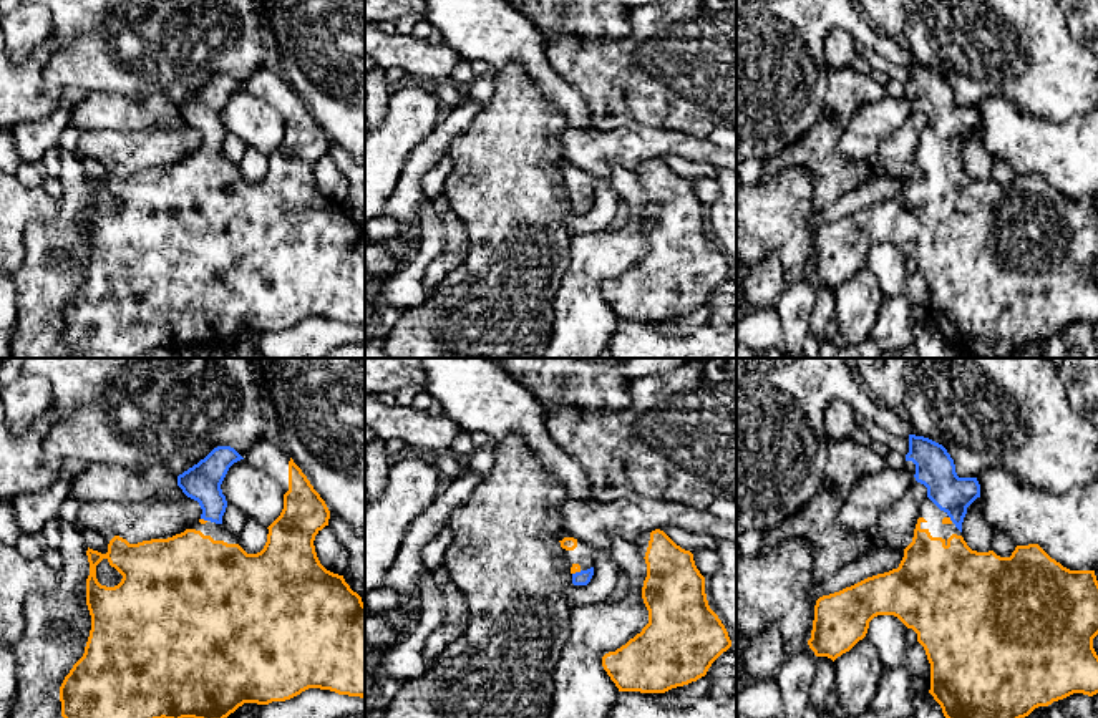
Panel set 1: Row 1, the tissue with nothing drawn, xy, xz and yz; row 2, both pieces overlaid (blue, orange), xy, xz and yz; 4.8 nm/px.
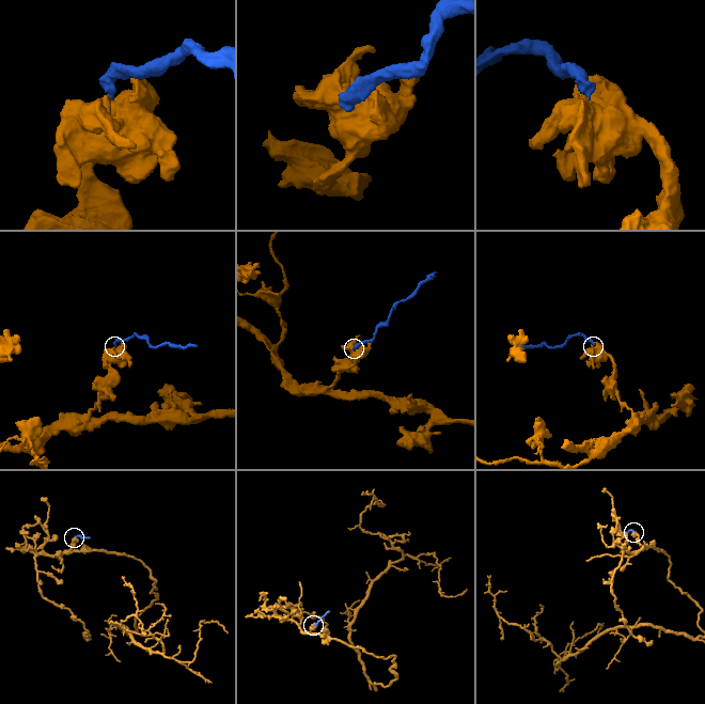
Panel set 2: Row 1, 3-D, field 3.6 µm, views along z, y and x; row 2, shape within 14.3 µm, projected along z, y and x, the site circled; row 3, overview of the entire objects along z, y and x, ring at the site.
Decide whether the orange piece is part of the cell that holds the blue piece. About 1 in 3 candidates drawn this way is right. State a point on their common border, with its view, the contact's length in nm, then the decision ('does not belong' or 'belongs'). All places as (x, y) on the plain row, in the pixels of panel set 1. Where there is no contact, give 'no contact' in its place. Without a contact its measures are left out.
contact xz (576, 201); length 50 nm; belongs

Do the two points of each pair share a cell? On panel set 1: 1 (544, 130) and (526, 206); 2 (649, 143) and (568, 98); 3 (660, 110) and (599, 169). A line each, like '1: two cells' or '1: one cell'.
1: one cell
2: two cells
3: two cells

